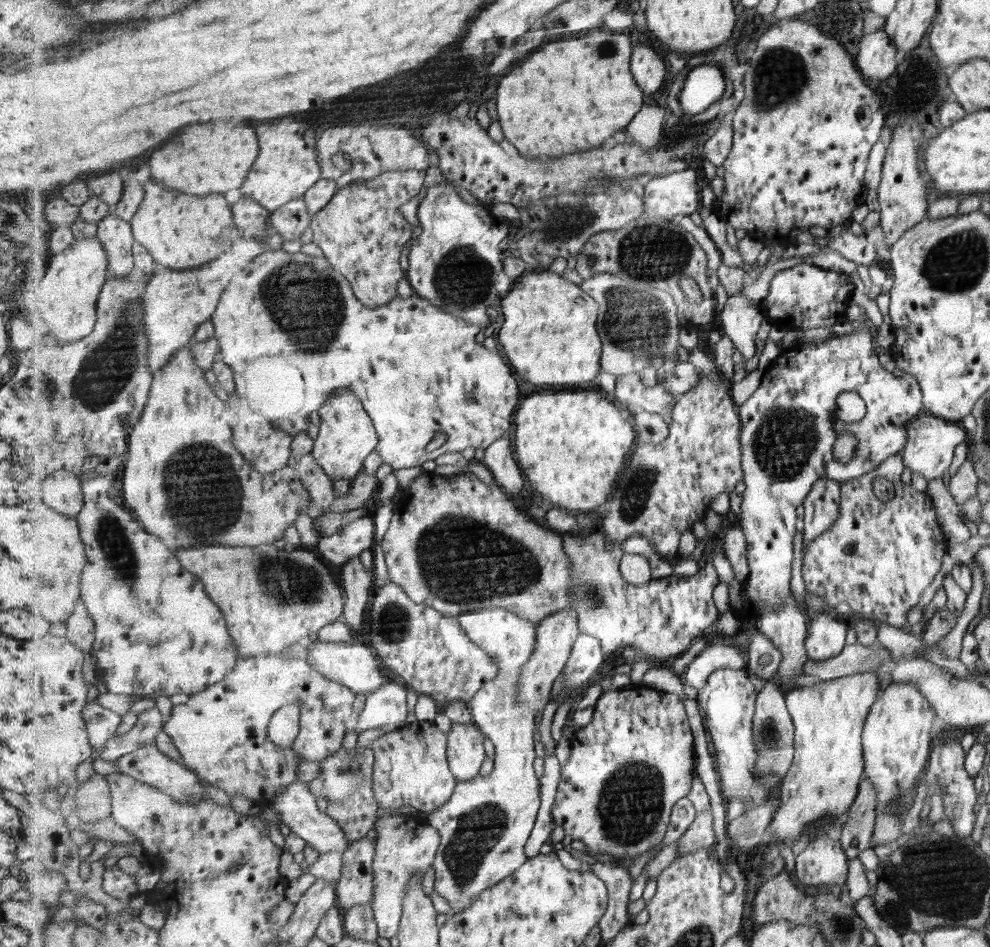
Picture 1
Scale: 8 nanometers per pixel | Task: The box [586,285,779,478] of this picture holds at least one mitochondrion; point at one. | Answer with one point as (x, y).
(646, 338)

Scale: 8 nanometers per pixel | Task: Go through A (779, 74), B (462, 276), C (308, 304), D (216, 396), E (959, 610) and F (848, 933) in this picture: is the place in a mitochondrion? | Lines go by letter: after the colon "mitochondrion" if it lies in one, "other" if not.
A: mitochondrion
B: mitochondrion
C: mitochondrion
D: other
E: other
F: mitochondrion

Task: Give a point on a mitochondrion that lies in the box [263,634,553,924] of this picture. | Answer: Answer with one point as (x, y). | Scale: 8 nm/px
(479, 829)

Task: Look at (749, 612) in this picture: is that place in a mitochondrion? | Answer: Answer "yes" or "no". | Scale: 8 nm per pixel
no

